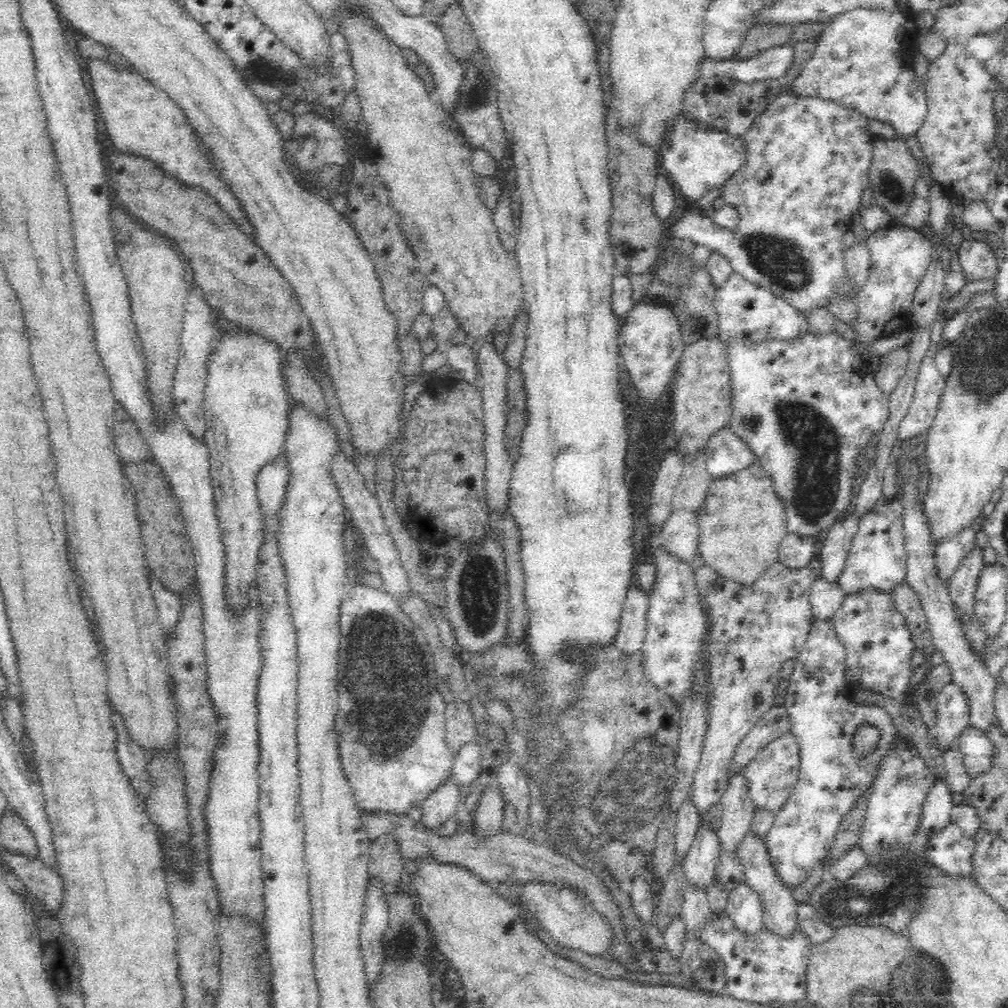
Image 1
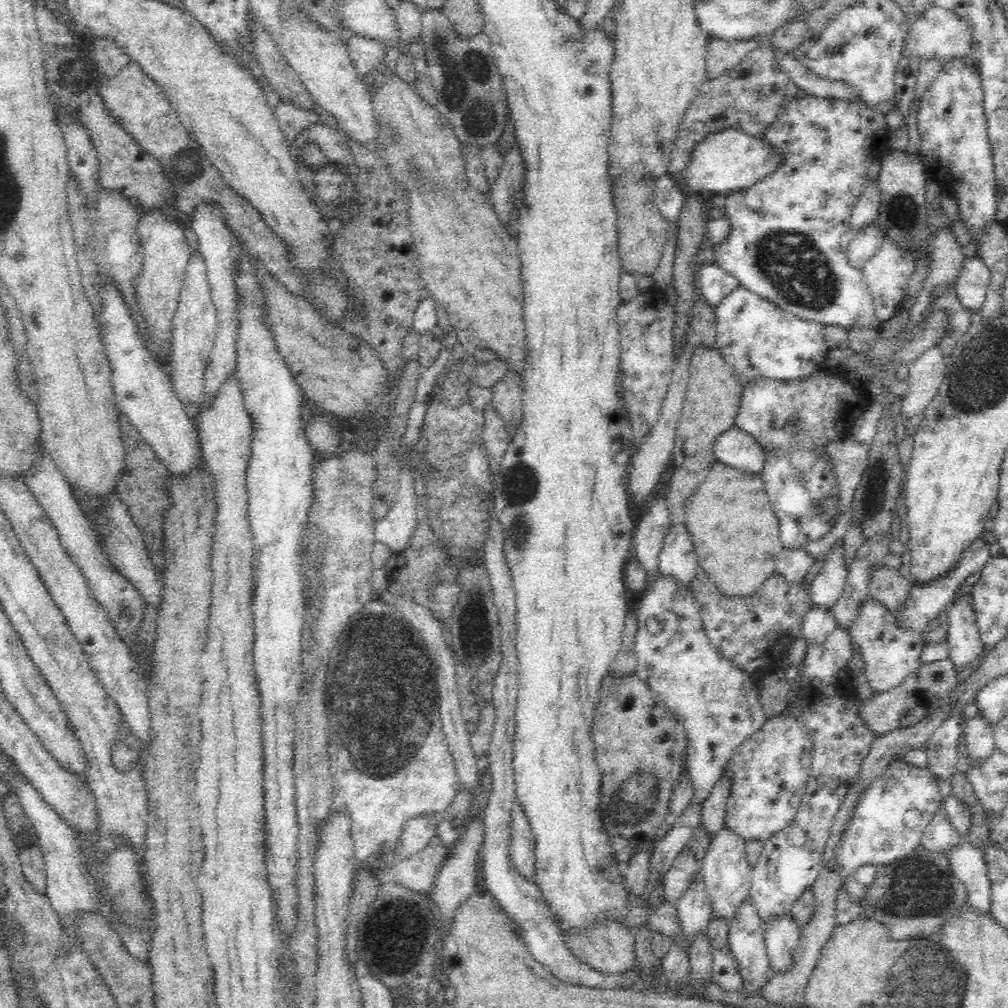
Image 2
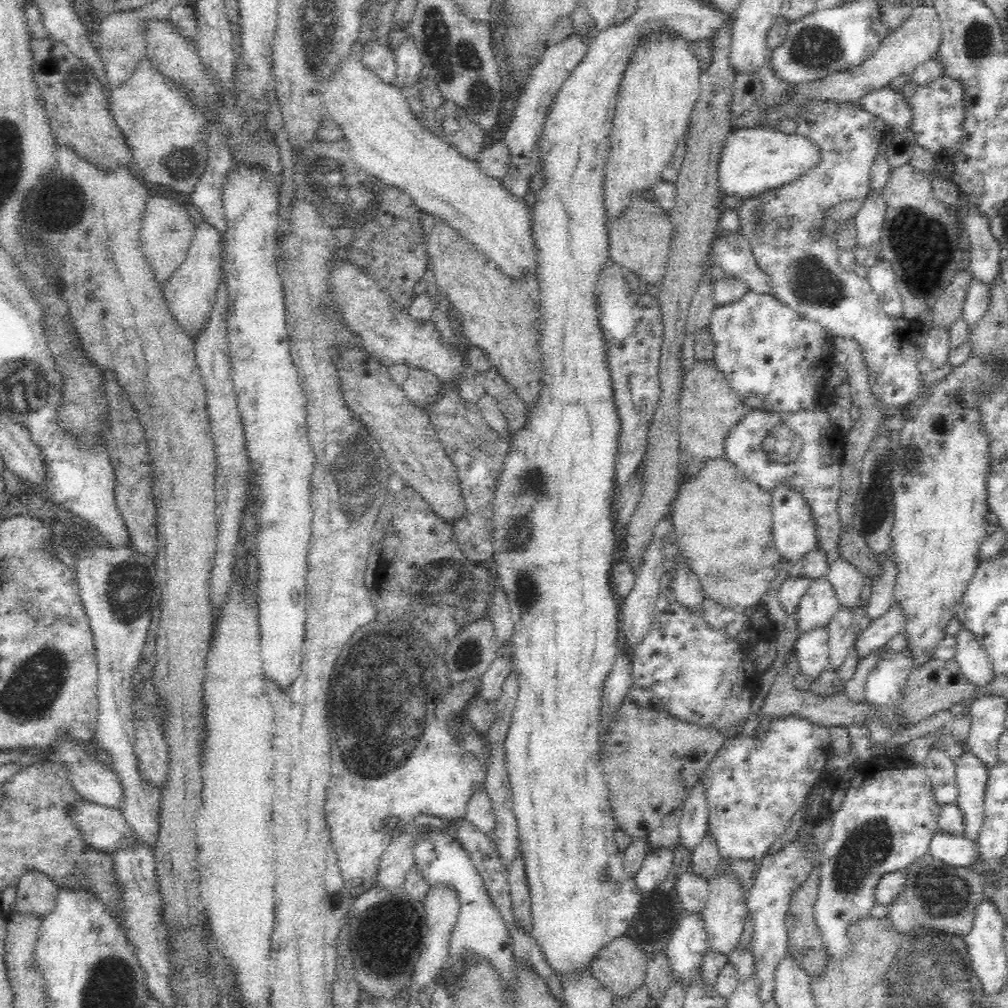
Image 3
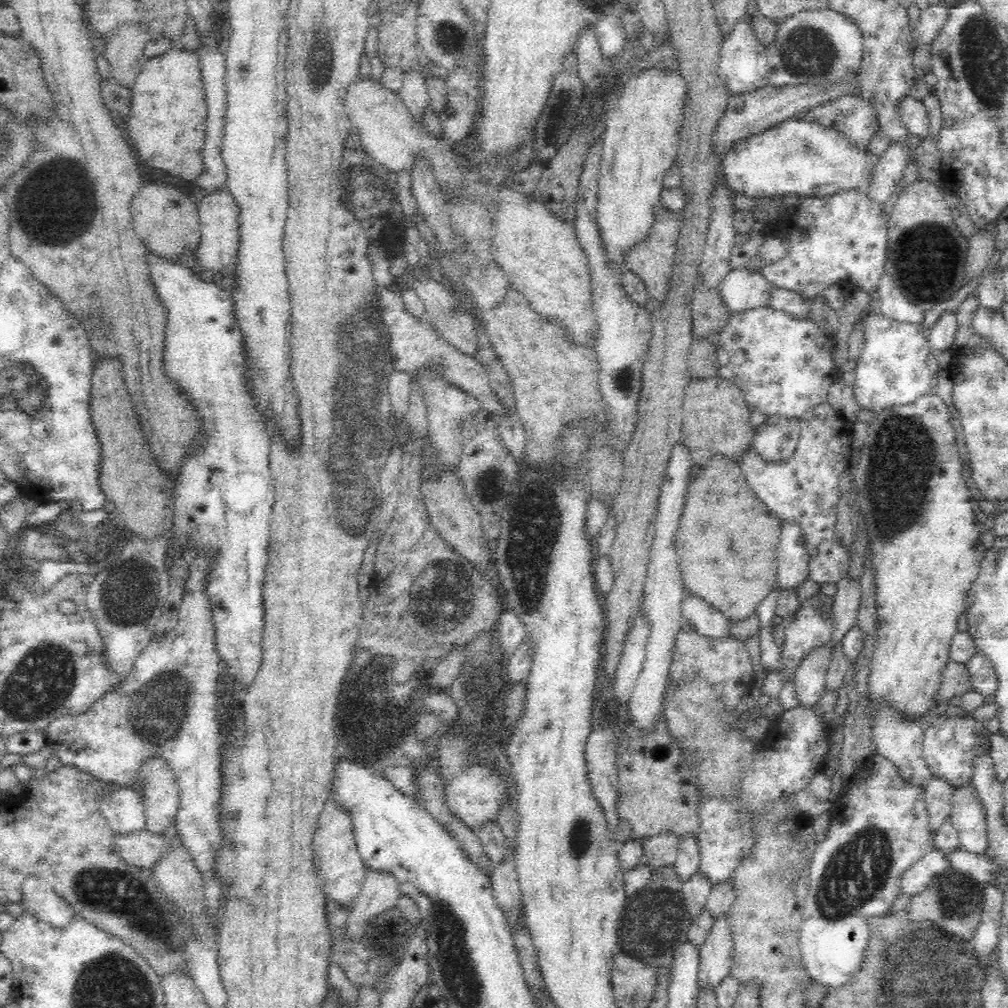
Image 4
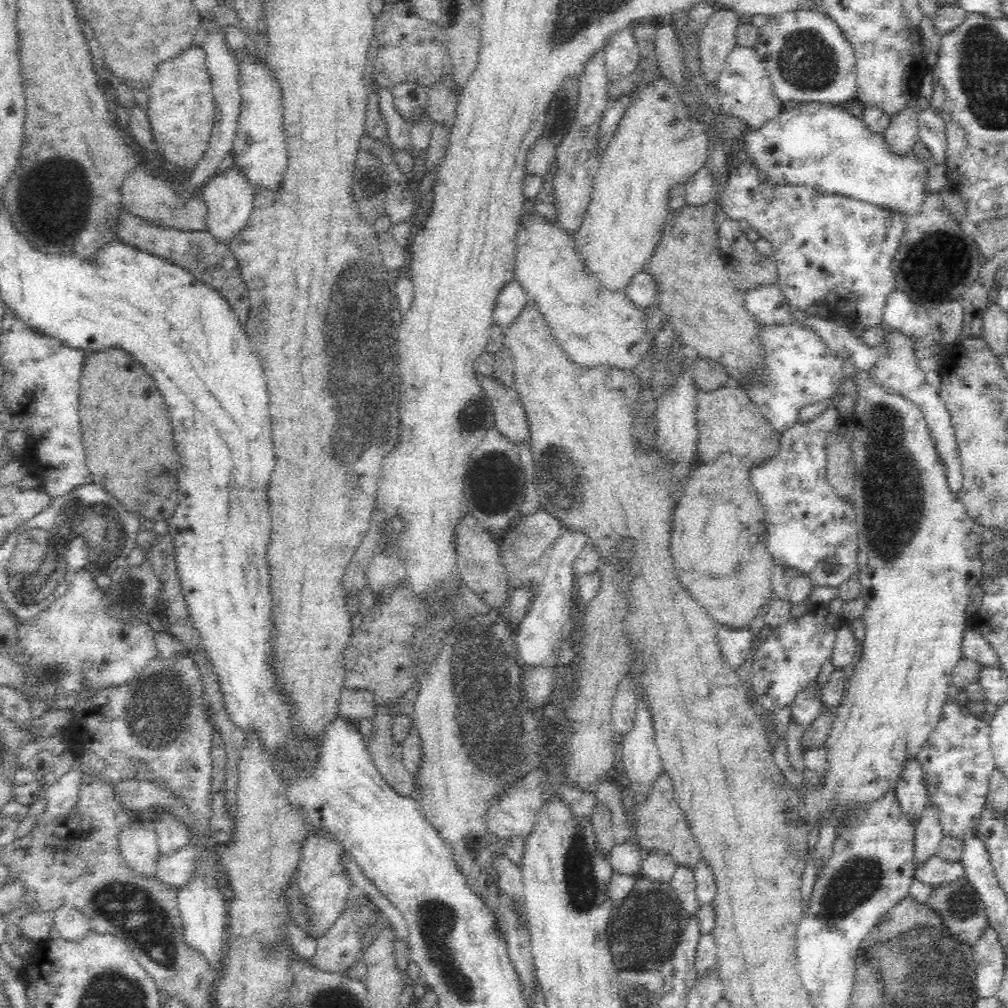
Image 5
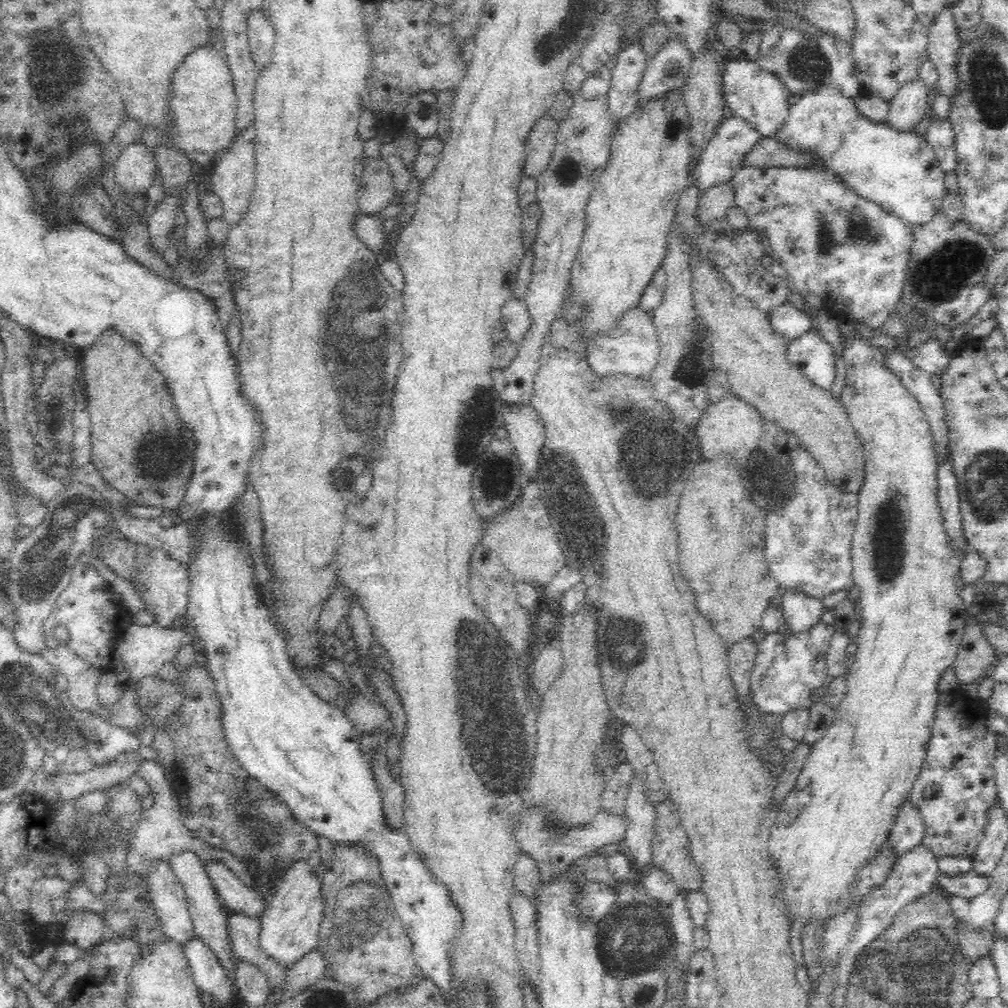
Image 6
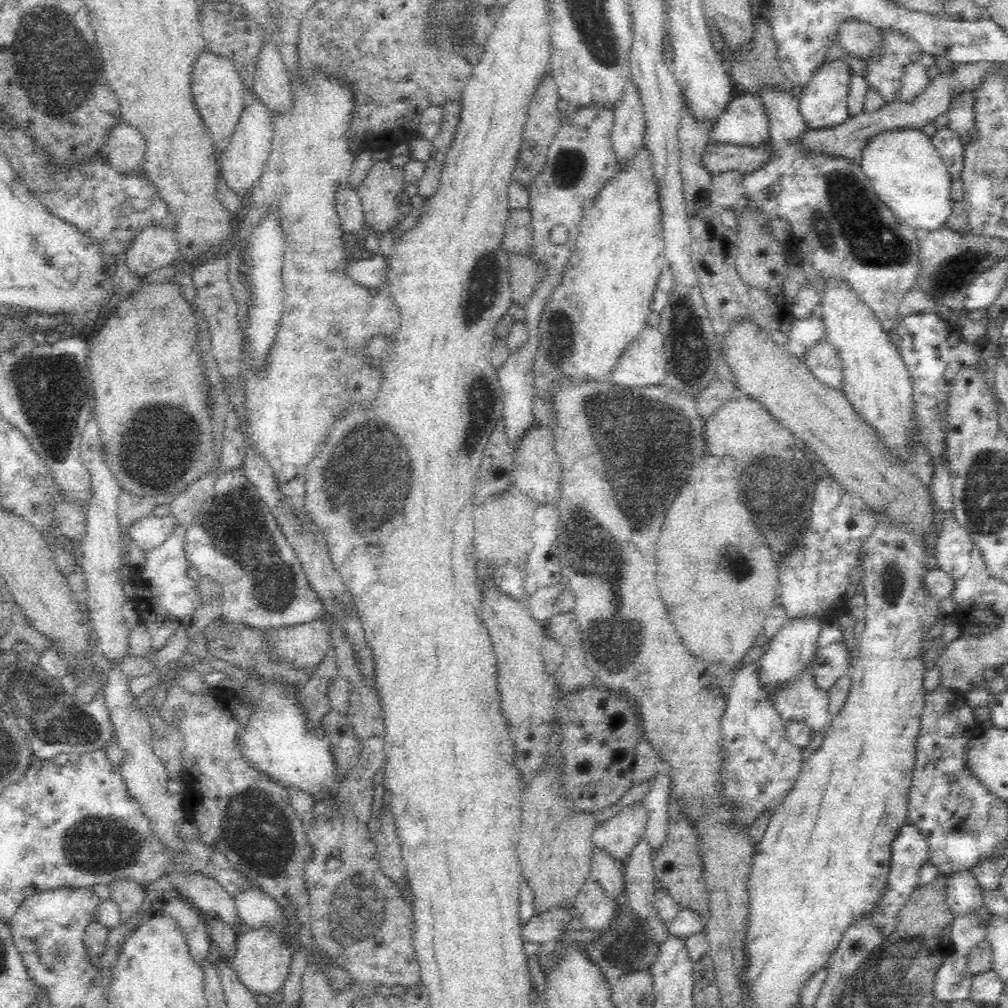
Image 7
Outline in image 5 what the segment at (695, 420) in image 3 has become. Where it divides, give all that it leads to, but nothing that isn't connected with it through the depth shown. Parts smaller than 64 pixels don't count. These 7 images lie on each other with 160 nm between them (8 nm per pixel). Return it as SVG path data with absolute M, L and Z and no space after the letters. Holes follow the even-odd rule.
M729 383L721 389L702 390L699 402L700 418L694 456L700 456L700 462L712 462L719 454L731 452L740 457L740 465L751 474L758 466L766 466L780 451L781 431L770 426L760 406L744 388Z

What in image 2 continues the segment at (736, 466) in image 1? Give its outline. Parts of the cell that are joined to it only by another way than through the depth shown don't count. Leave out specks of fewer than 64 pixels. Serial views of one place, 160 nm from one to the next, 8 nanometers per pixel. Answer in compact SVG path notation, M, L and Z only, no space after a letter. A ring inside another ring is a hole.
M734 425L721 432L715 442L715 455L730 466L756 474L763 474L769 456L775 451L769 450L751 432Z

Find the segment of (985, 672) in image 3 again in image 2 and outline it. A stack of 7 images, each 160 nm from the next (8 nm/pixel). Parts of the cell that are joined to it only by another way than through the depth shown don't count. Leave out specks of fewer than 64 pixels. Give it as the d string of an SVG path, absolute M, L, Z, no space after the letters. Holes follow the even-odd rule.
M969 594L956 602L947 622L948 657L957 671L972 668L974 662L978 662L985 653L983 642L976 630L976 623L972 620L972 611L968 610L968 599Z

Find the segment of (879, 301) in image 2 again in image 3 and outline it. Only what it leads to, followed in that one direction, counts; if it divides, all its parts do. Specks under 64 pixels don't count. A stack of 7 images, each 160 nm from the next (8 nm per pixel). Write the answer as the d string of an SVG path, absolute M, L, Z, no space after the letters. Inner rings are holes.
M881 259L878 266L863 274L879 297L884 312L888 316L901 318L903 315L902 297L897 290L895 275L890 264Z

